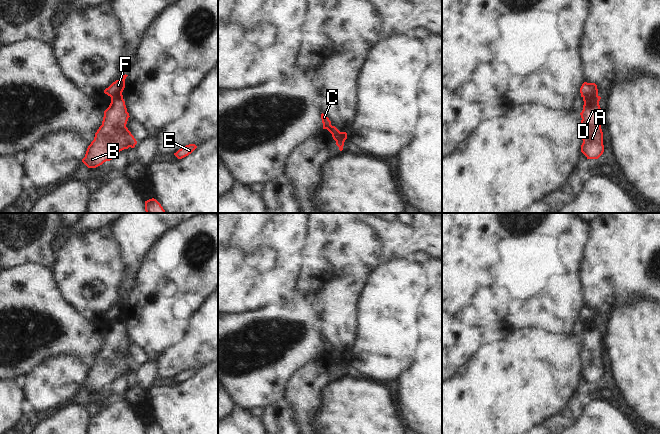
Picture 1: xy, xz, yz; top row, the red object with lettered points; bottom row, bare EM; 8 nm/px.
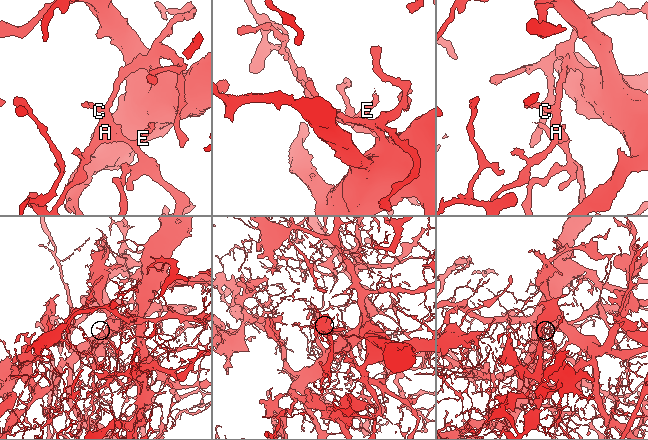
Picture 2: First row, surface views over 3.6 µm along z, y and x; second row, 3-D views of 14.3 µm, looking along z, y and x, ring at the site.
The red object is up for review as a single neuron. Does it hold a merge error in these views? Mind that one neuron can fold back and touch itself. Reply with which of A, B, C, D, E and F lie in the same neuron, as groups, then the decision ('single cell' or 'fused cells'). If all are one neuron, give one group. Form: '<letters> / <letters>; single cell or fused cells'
A B D E / C F; fused cells

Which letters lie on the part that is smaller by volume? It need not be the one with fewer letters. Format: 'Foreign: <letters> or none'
Foreign: A, B, D, E

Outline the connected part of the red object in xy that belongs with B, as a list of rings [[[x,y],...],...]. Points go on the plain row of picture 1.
[[[113,319],[104,335],[102,349],[82,383],[88,392],[96,392],[112,384],[120,375],[135,371],[137,365],[126,351],[129,341],[123,319]]]

